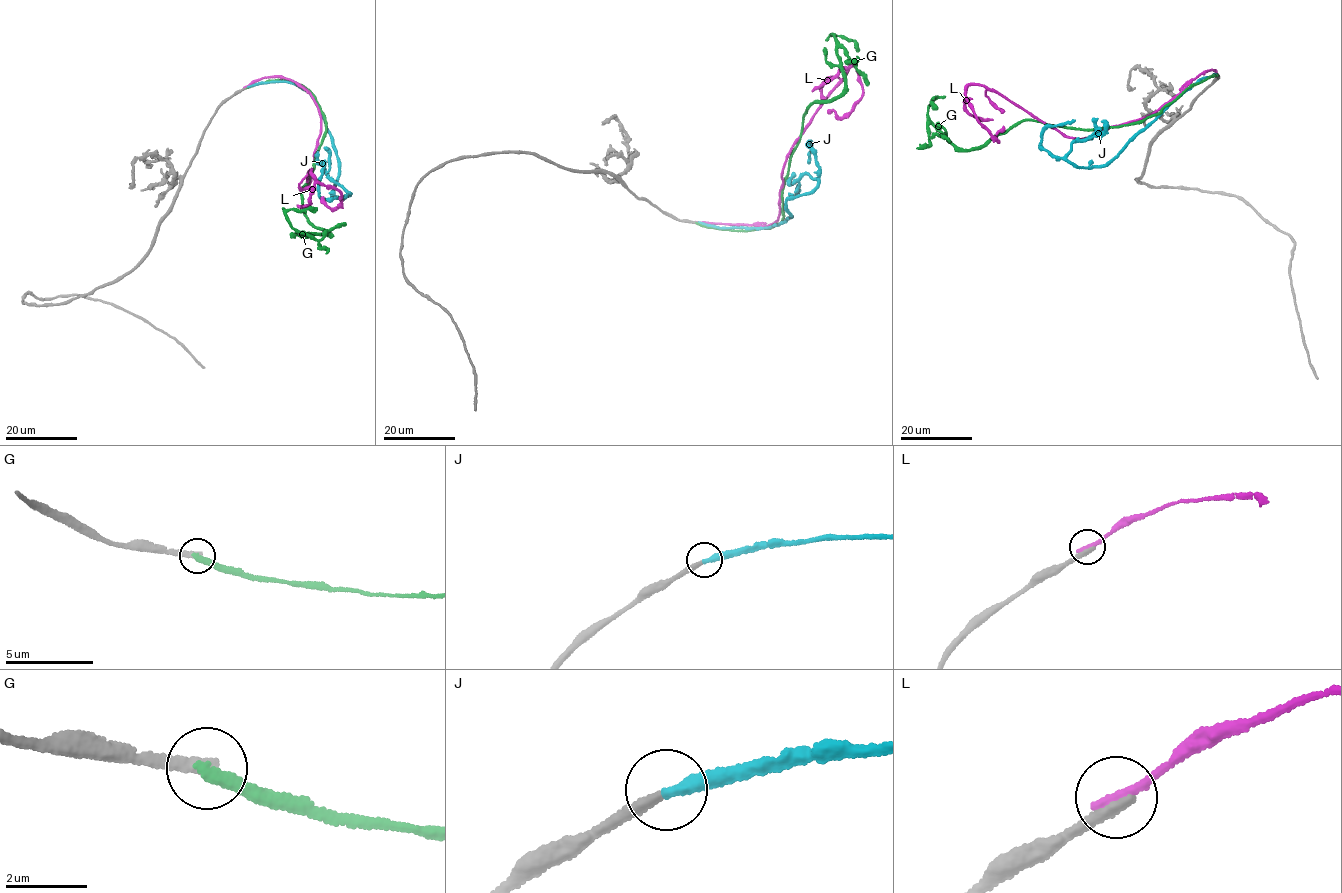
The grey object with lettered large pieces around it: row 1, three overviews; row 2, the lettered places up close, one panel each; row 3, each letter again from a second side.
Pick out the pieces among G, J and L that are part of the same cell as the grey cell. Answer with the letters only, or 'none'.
J

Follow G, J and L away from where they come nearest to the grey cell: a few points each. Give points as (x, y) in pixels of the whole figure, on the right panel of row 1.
G: (1217, 74), (1143, 119), (1089, 130), (1022, 120), (966, 150), (931, 123), (934, 97), (936, 109)
J: (1216, 73), (1181, 95), (1105, 164), (1078, 167), (1042, 148), (1041, 133), (1075, 120)
L: (1216, 73), (1191, 80), (1148, 115), (1081, 139), (985, 87), (967, 86), (978, 122), (997, 140), (1004, 126)

